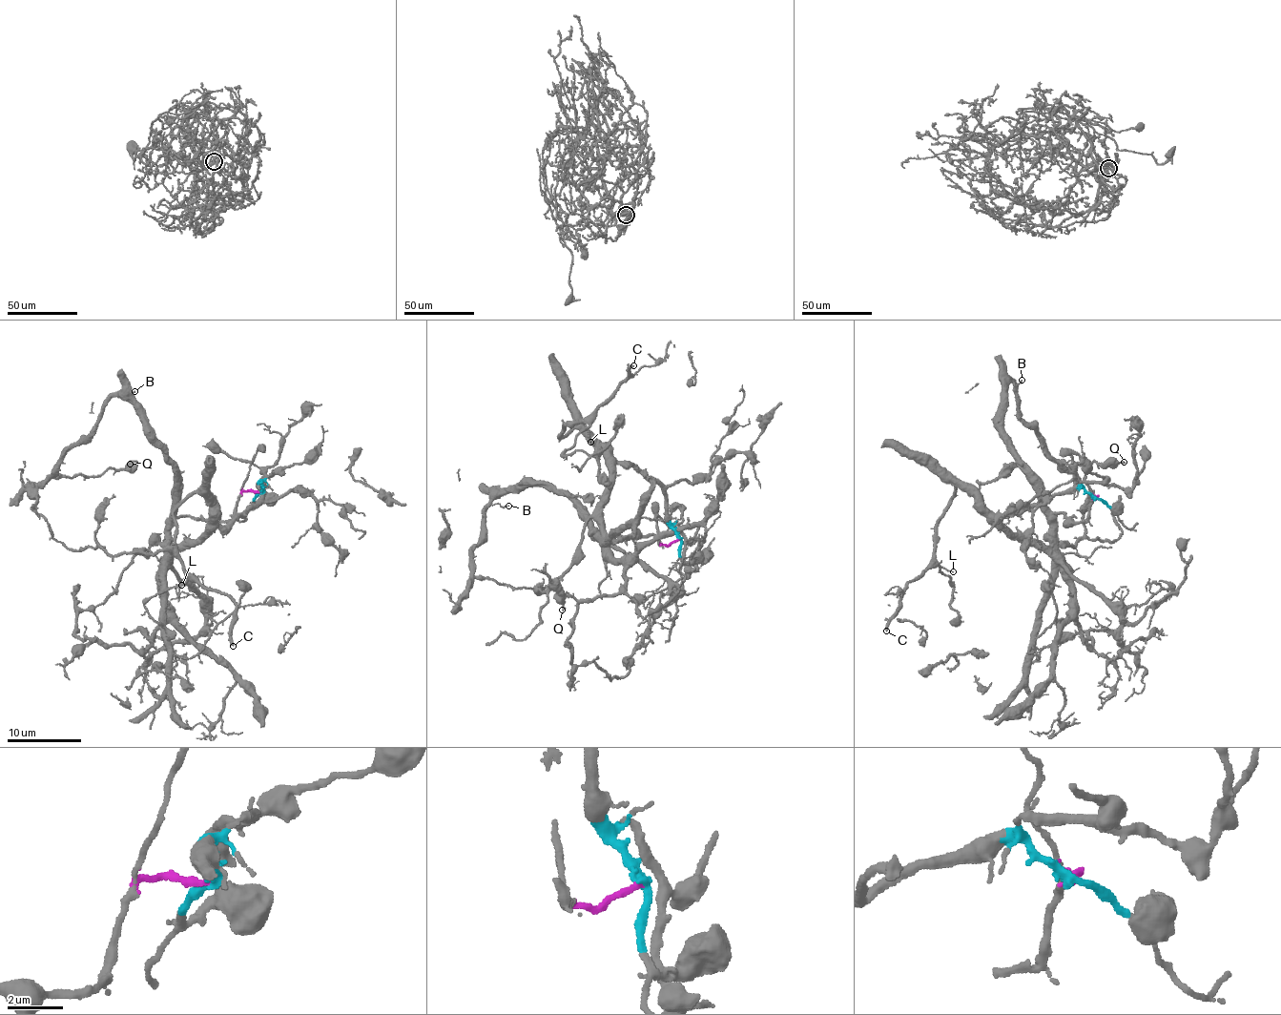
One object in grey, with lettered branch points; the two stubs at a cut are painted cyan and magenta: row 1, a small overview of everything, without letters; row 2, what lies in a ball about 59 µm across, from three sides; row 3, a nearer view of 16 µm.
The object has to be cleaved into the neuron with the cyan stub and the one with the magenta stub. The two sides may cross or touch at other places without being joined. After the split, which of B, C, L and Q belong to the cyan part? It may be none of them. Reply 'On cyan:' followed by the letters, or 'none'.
On cyan: C, L

